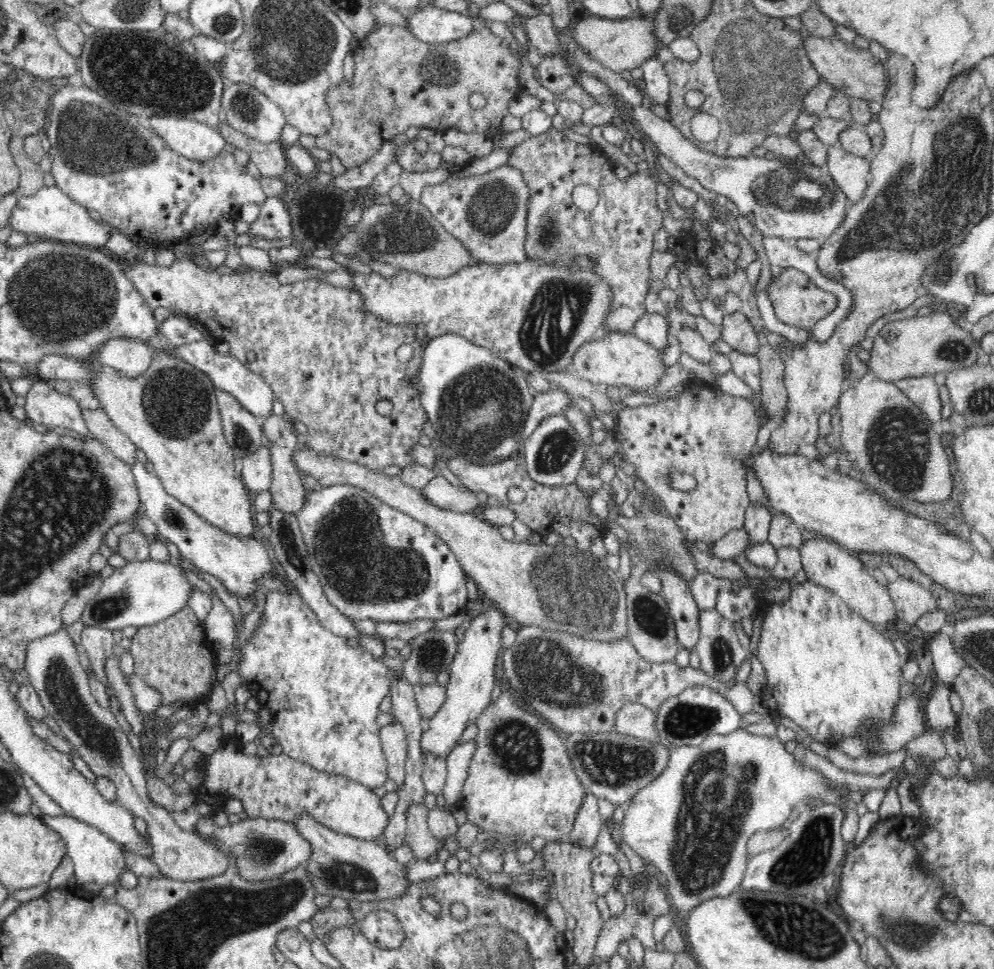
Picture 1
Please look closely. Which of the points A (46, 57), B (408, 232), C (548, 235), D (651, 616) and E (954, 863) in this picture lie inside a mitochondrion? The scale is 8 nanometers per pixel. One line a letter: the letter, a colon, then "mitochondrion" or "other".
A: other
B: mitochondrion
C: mitochondrion
D: mitochondrion
E: other

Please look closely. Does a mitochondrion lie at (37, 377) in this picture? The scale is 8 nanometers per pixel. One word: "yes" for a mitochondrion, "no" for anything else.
no

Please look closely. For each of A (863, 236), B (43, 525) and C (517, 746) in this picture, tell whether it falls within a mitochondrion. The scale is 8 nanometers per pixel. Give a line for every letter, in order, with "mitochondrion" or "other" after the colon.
A: mitochondrion
B: mitochondrion
C: mitochondrion

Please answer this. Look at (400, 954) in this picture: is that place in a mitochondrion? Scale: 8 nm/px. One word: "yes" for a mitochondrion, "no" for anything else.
no

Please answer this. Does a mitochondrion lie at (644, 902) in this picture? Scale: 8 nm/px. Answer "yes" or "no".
yes

